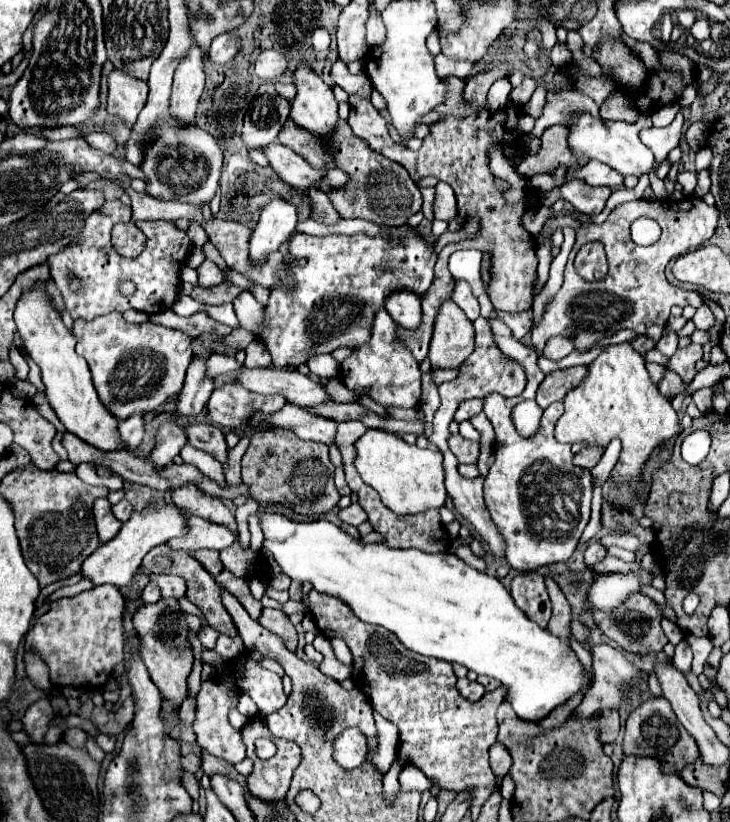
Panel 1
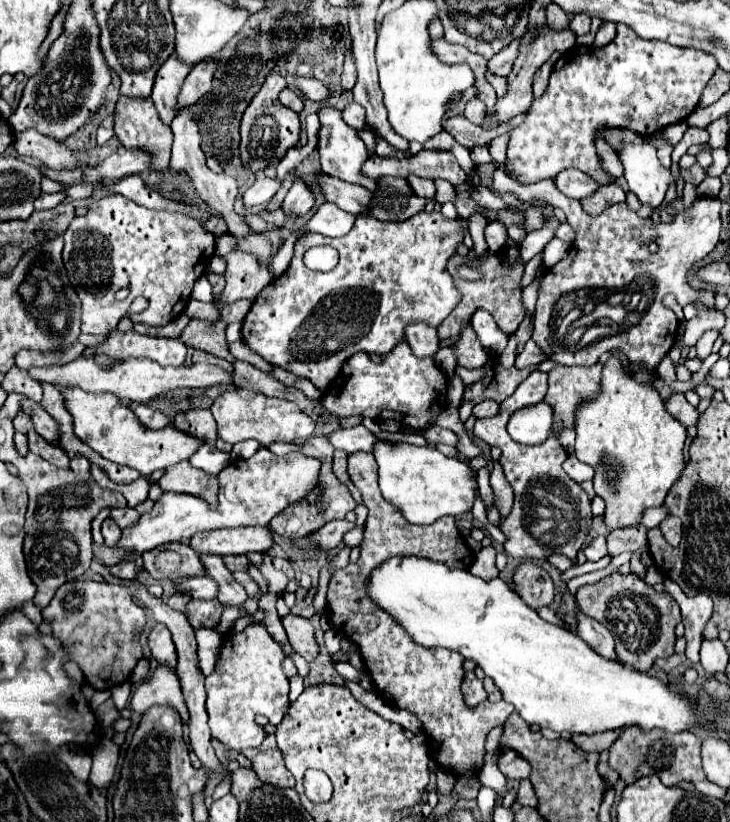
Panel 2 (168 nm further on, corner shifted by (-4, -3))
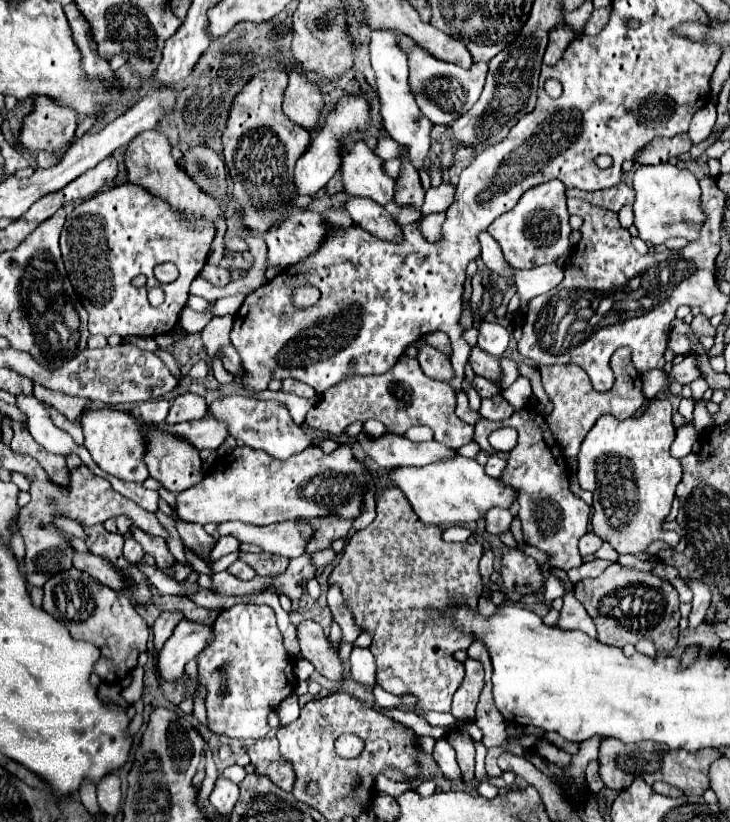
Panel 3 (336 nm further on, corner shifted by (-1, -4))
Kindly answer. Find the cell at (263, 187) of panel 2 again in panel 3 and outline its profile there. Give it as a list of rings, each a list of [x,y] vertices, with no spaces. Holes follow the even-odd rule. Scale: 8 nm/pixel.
[[[132,183],[102,191],[86,201],[82,201],[80,205],[76,205],[74,211],[66,217],[66,223],[64,223],[64,229],[60,235],[60,249],[62,249],[62,259],[66,263],[70,283],[74,287],[76,295],[80,297],[84,309],[90,315],[88,317],[90,335],[110,337],[110,335],[118,333],[120,337],[126,337],[126,335],[154,337],[154,335],[172,333],[174,327],[178,325],[180,311],[184,309],[184,305],[188,301],[188,287],[202,271],[214,237],[216,237],[216,227],[212,221],[198,217],[196,229],[194,229],[190,225],[190,221],[184,219],[182,213],[178,213],[176,209],[172,209],[172,205],[168,205],[168,201],[148,193],[140,185],[132,185]],[[164,261],[172,261],[180,271],[180,277],[168,285],[160,283],[152,273],[152,269]],[[136,275],[146,275],[146,279],[148,279],[146,285],[140,289],[132,287],[132,279]],[[152,287],[160,287],[166,293],[166,301],[160,307],[152,307],[148,303],[146,295],[148,295],[148,289],[152,289]]]

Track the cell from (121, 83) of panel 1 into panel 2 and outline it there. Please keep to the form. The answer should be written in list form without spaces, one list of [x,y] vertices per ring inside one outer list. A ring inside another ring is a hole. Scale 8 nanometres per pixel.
[[[121,96],[117,100],[117,106],[115,106],[115,134],[119,138],[119,142],[129,148],[129,150],[143,150],[151,156],[151,170],[155,172],[161,172],[161,170],[167,170],[169,168],[169,154],[171,154],[171,142],[173,142],[173,132],[167,124],[161,122],[155,106],[153,106],[153,100],[147,98],[147,100],[133,100],[133,98],[125,98]]]

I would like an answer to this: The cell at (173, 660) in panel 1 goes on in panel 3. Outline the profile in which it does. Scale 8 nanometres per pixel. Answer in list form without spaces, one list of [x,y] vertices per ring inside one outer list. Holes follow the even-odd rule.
[[[170,611],[160,613],[160,617],[156,619],[156,623],[154,623],[154,627],[152,627],[156,651],[160,651],[162,645],[168,641],[168,637],[172,635],[174,627],[178,625],[178,621],[182,621],[182,615],[180,615],[180,613],[170,613]]]

